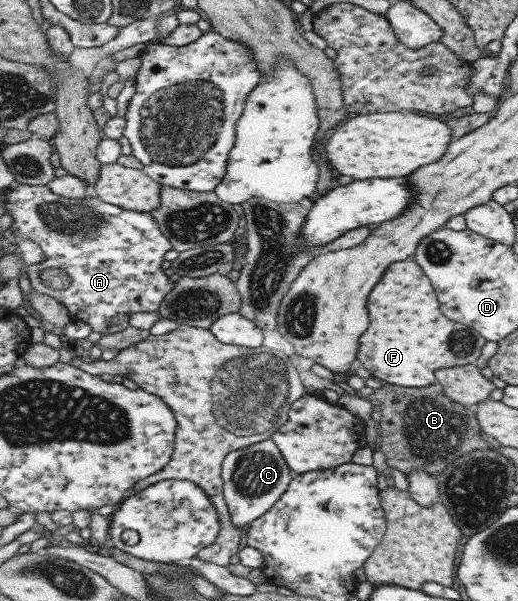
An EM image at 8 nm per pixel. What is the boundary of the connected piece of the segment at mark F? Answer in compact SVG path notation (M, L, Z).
M407 259L389 265L385 279L369 295L369 323L371 327L363 333L361 349L357 360L374 377L387 384L403 387L429 387L438 383L435 371L450 367L466 366L477 363L488 341L477 330L465 324L447 319L441 311L441 303L431 285L431 278L415 259Z

